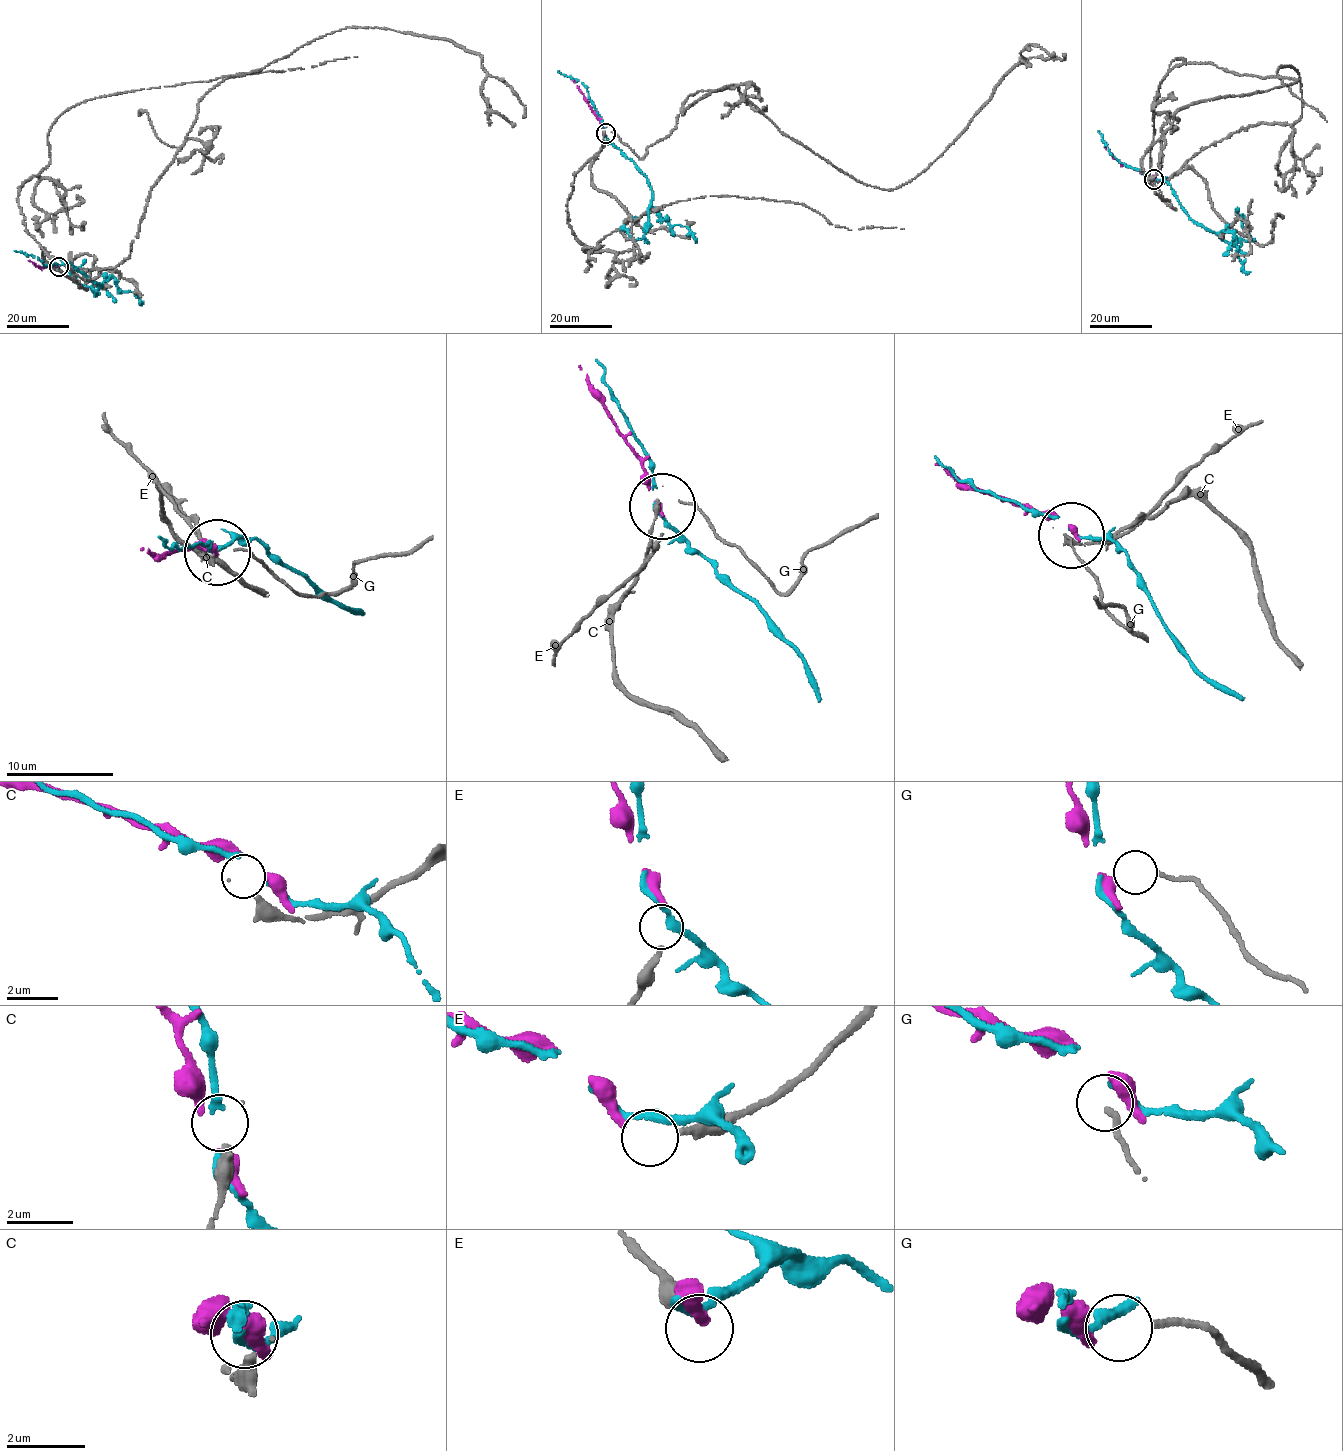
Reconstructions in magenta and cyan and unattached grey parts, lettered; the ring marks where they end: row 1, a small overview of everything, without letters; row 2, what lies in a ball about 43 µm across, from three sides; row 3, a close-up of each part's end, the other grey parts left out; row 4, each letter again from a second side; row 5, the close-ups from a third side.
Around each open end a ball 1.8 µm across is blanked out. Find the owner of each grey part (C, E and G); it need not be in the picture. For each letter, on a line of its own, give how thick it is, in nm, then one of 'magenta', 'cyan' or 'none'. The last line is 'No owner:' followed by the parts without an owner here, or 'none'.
C: 400 nm thick; none
E: 260 nm thick; magenta
G: 140 nm thick; none
No owner: C, G

